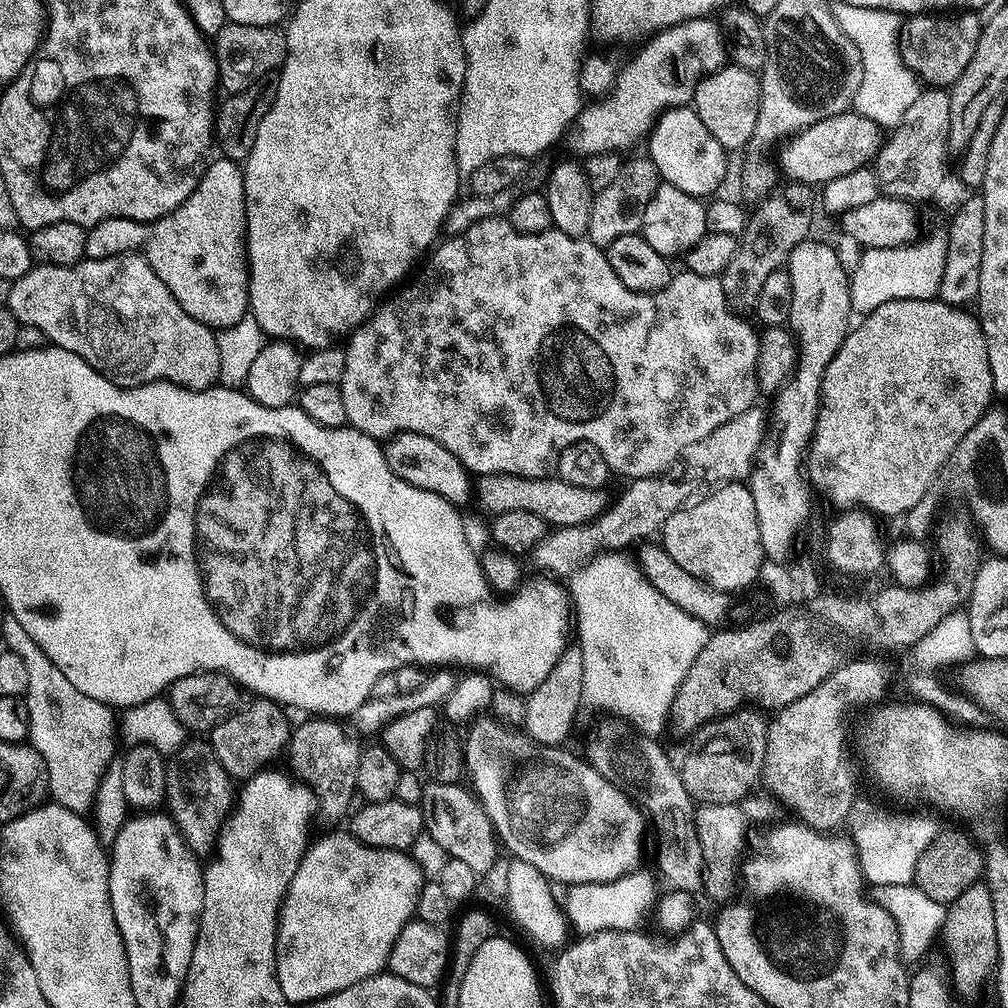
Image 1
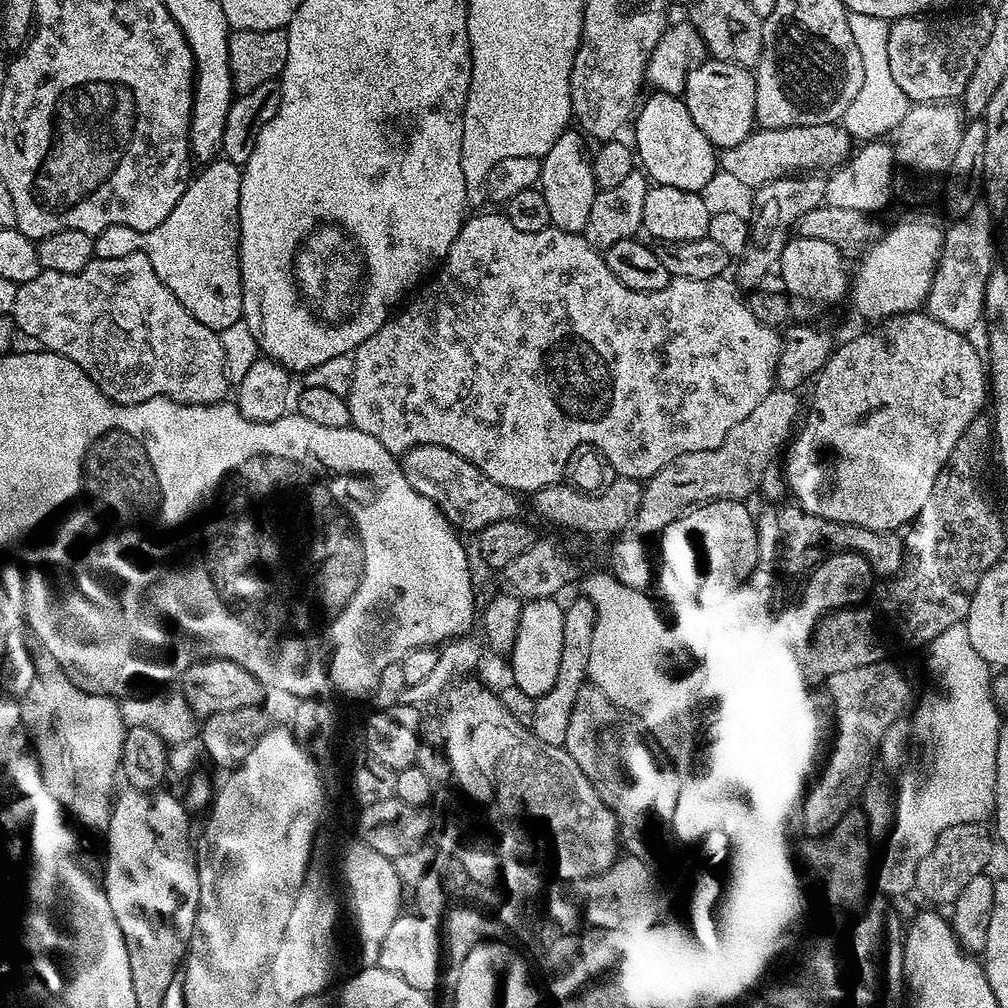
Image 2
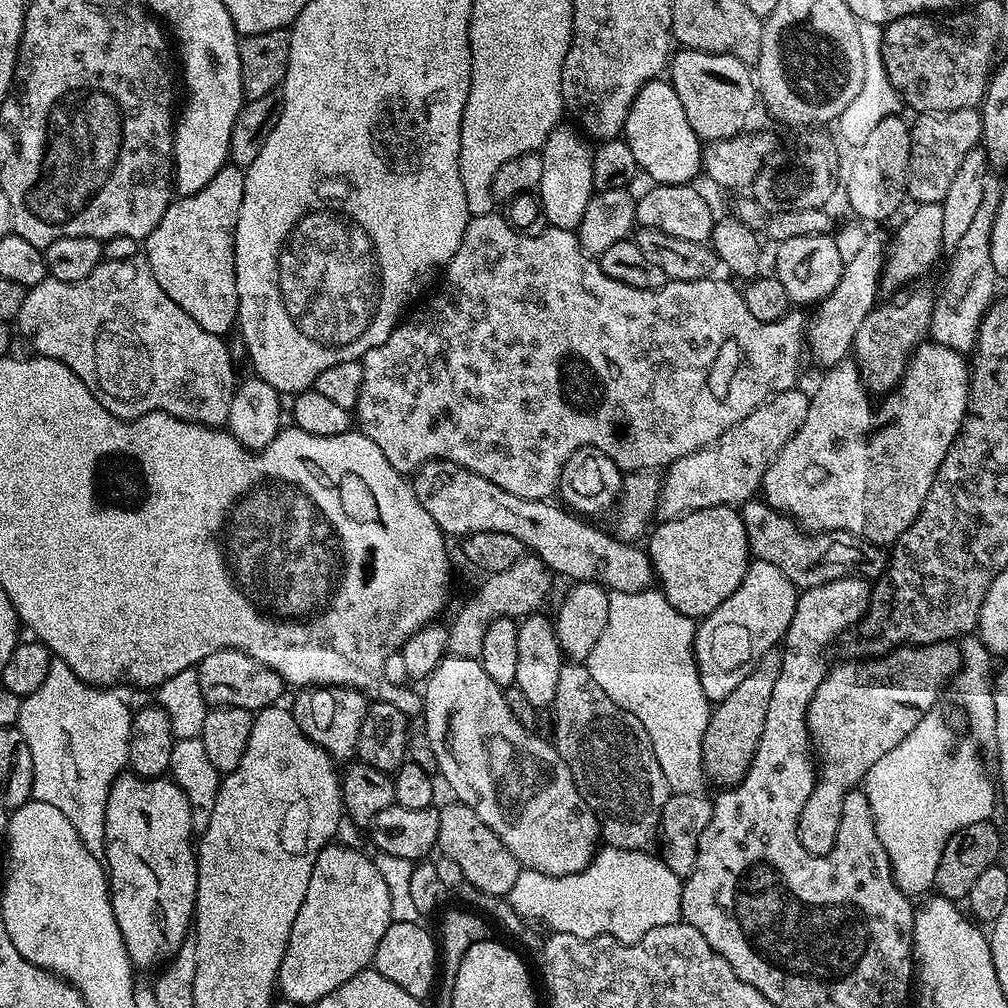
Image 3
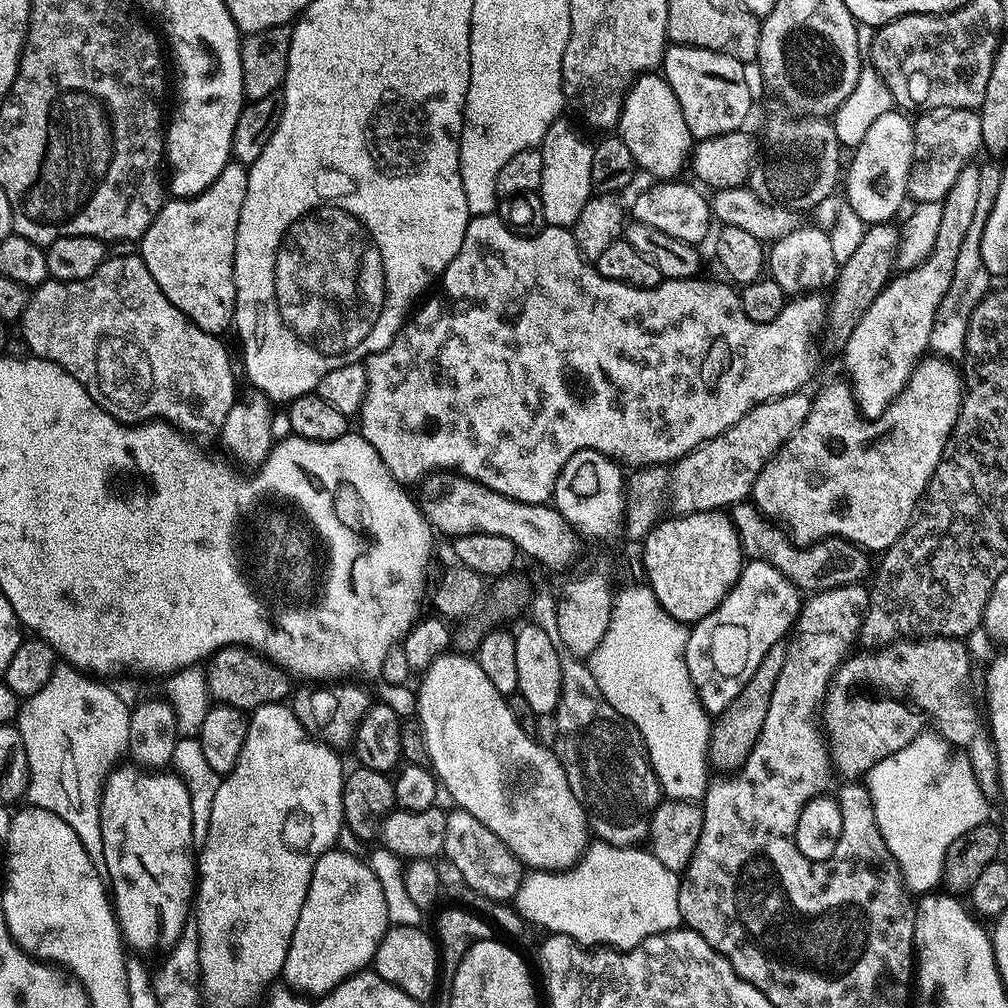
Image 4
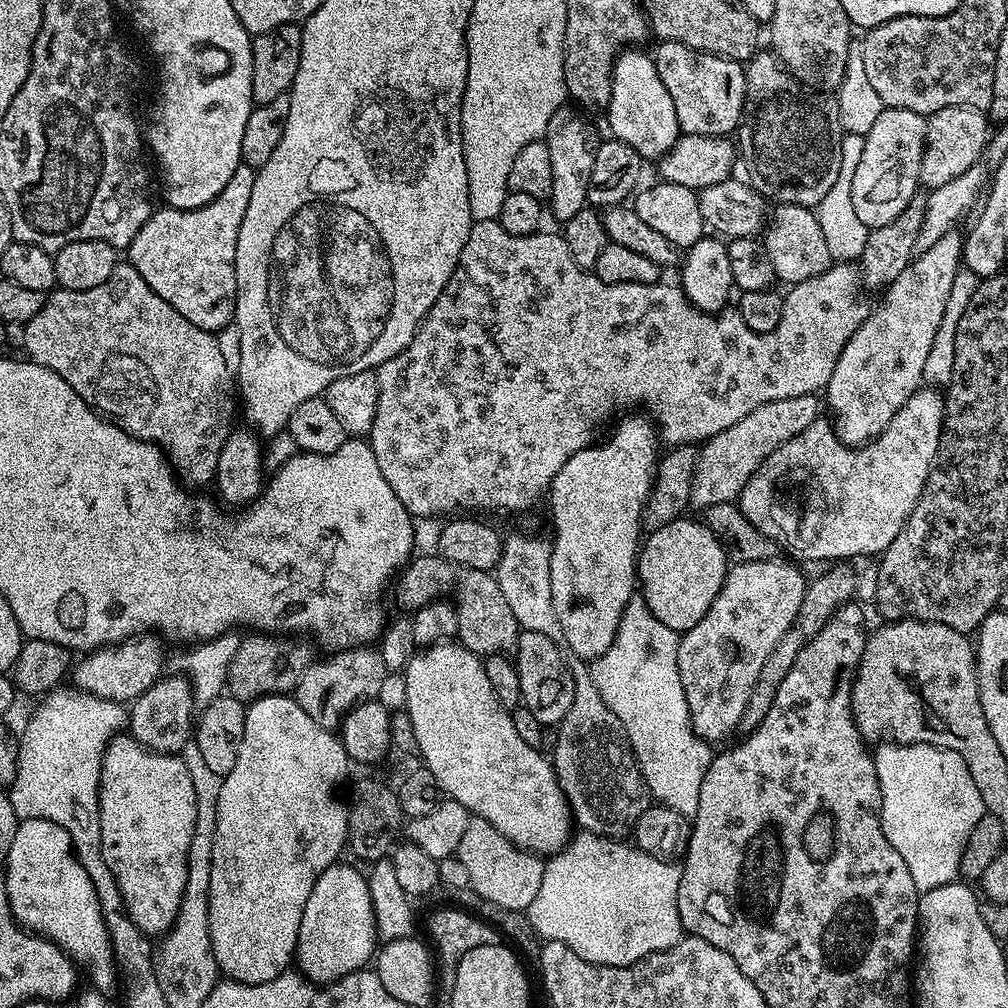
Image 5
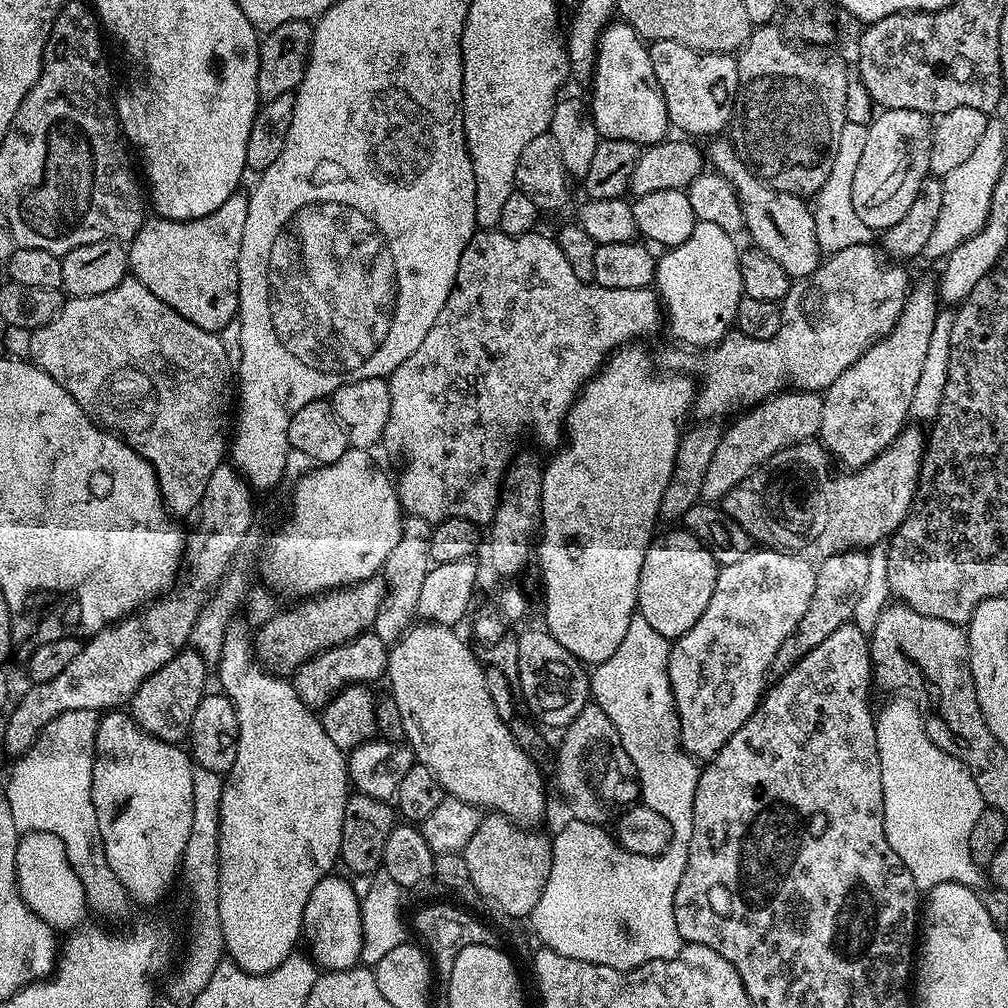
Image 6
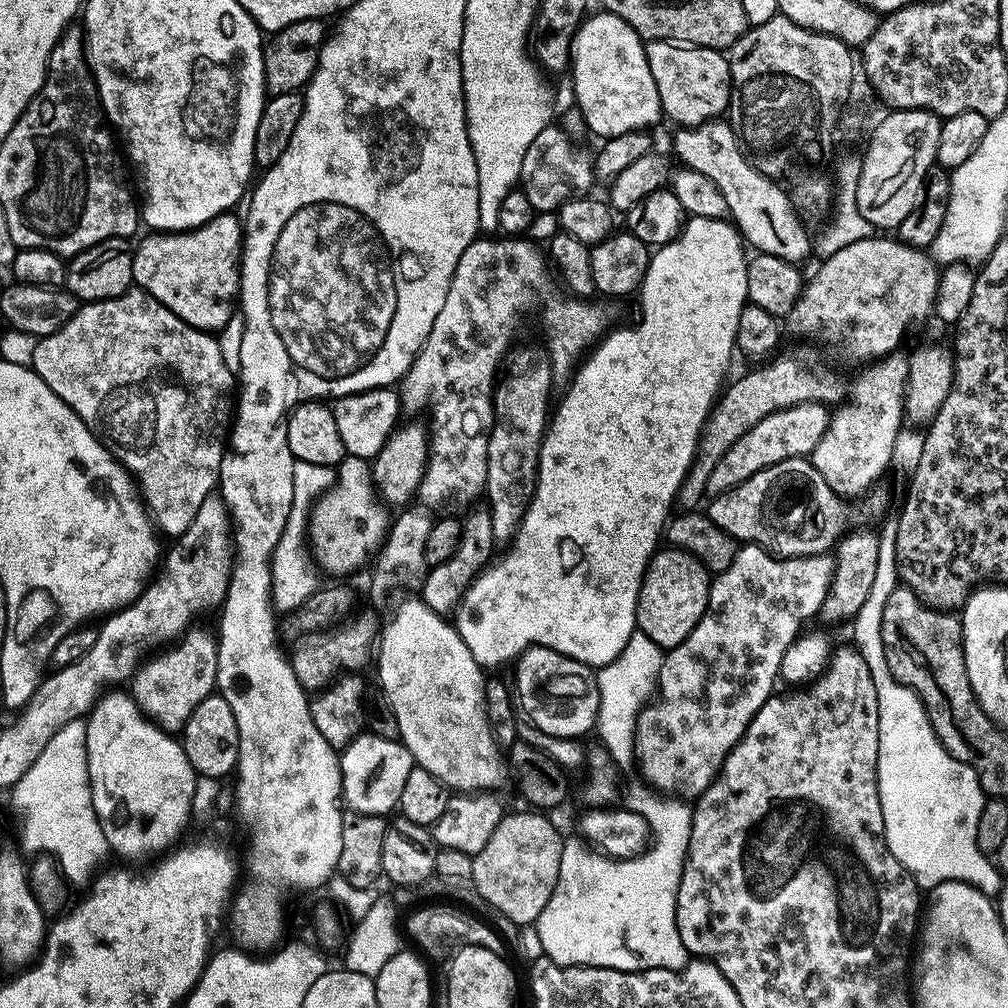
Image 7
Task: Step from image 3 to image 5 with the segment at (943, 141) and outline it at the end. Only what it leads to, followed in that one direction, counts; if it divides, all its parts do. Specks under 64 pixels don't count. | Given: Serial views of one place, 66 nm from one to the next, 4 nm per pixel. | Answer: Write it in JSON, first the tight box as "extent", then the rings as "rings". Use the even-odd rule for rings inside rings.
{"extent":[919,106,990,190],"rings":[[[946,106],[927,117],[925,150],[922,154],[919,183],[928,190],[946,186],[970,166],[981,163],[990,135],[990,120],[985,109],[974,106]]]}

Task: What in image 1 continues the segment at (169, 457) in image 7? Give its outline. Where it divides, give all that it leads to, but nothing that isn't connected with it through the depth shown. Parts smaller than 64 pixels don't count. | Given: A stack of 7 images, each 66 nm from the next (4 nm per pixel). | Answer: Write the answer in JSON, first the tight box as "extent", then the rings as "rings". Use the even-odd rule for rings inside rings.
{"extent":[7,251,219,392],"rings":[[[135,251],[121,252],[114,258],[87,258],[72,266],[36,264],[22,278],[12,281],[7,308],[25,329],[33,328],[45,336],[49,345],[78,354],[98,374],[119,388],[140,388],[144,384],[164,381],[201,392],[219,381],[218,342],[216,332],[190,318],[166,290],[166,282],[154,274],[150,262]]]}

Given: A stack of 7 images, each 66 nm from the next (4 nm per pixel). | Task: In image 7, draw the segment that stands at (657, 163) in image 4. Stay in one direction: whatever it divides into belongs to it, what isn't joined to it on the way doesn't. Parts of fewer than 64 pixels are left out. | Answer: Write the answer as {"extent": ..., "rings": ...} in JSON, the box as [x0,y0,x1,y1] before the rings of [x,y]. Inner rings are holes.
{"extent":[570,10,662,138],"rings":[[[603,10],[597,12],[597,16],[589,15],[585,19],[572,40],[570,77],[572,76],[572,88],[576,91],[574,104],[580,109],[585,129],[589,133],[593,132],[594,135],[600,136],[599,138],[651,129],[651,124],[662,120],[662,113],[658,86],[654,86],[654,74],[650,74],[650,66],[646,62],[645,41],[641,40],[637,32],[613,12]]]}

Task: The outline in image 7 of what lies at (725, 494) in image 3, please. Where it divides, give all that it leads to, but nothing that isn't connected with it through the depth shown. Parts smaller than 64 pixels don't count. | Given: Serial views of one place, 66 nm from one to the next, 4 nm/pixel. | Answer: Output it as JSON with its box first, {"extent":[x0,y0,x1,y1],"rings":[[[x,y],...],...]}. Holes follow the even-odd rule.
{"extent":[707,402,830,497],"rings":[[[820,402],[795,404],[762,418],[762,422],[746,430],[746,434],[742,434],[742,438],[738,438],[738,442],[734,442],[734,446],[730,446],[726,454],[722,454],[718,466],[714,466],[714,474],[710,474],[707,495],[714,497],[729,492],[734,486],[746,482],[746,478],[758,474],[758,470],[766,470],[766,466],[774,466],[786,458],[811,457],[822,434],[826,434],[830,412],[824,407],[825,405]]]}

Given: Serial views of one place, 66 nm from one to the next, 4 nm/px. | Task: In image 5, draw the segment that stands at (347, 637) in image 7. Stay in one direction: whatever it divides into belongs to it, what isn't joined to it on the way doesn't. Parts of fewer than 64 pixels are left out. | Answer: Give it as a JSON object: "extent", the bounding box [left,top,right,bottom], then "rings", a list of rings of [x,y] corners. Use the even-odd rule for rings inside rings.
{"extent":[294,646,390,730],"rings":[[[353,646],[325,656],[328,656],[325,660],[317,659],[304,671],[294,699],[310,718],[314,718],[314,722],[318,722],[318,726],[336,730],[351,708],[381,695],[379,692],[390,679],[390,673],[386,662],[382,662],[382,654],[372,646]]]}

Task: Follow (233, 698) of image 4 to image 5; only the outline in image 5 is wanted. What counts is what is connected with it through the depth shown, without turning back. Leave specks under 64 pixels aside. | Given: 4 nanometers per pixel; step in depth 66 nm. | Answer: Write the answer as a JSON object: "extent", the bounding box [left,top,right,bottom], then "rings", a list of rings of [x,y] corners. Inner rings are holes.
{"extent":[227,634,314,702],"rings":[[[284,634],[251,635],[241,639],[237,653],[228,666],[227,691],[245,702],[259,700],[262,696],[295,693],[302,674],[314,662],[313,645],[303,644],[300,641],[303,639],[289,638]]]}

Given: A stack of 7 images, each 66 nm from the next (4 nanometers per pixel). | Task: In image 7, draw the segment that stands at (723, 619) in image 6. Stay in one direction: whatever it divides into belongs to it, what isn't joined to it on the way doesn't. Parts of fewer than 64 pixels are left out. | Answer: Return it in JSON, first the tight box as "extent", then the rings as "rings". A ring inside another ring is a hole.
{"extent":[634,544,836,798],"rings":[[[744,544],[737,551],[734,562],[730,562],[730,566],[725,572],[719,573],[711,581],[708,589],[708,605],[702,614],[702,618],[698,622],[698,626],[694,626],[694,630],[690,630],[690,634],[677,648],[667,649],[664,661],[662,662],[662,670],[660,671],[660,679],[658,681],[658,696],[662,699],[655,701],[656,708],[653,706],[645,707],[641,712],[639,719],[636,720],[636,750],[634,760],[640,763],[640,770],[645,778],[658,790],[676,790],[672,788],[681,788],[684,792],[689,792],[692,798],[699,797],[701,792],[705,792],[712,785],[720,768],[724,765],[724,759],[730,754],[732,747],[744,736],[744,731],[750,726],[750,722],[754,718],[754,714],[758,714],[758,710],[768,701],[769,696],[773,695],[775,684],[778,684],[780,667],[782,666],[782,658],[786,654],[786,650],[796,637],[801,635],[804,623],[808,619],[815,617],[819,613],[822,602],[828,593],[828,587],[832,581],[832,571],[836,565],[835,559],[831,555],[823,556],[789,556],[781,558],[771,555],[764,551],[756,544]]]}

